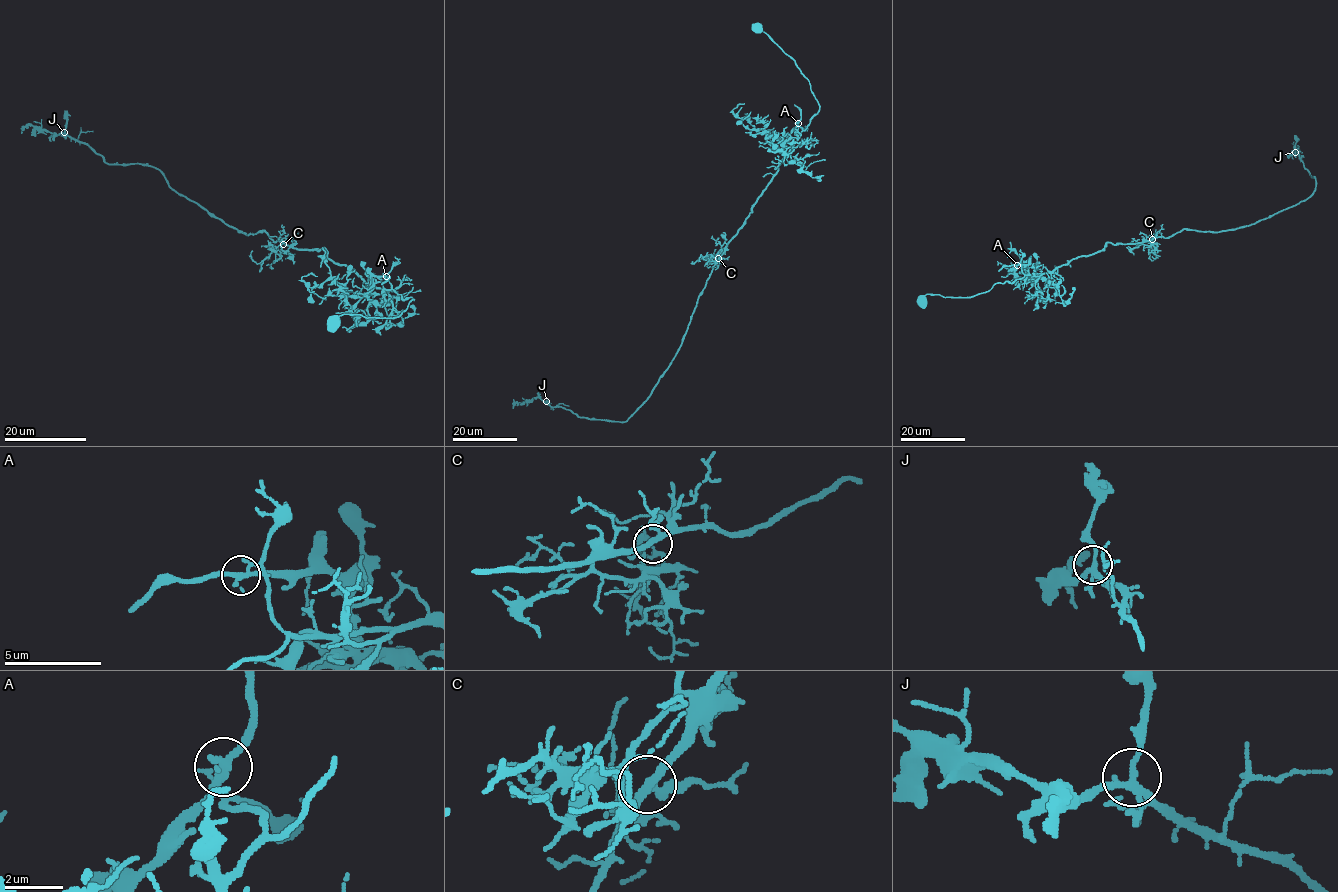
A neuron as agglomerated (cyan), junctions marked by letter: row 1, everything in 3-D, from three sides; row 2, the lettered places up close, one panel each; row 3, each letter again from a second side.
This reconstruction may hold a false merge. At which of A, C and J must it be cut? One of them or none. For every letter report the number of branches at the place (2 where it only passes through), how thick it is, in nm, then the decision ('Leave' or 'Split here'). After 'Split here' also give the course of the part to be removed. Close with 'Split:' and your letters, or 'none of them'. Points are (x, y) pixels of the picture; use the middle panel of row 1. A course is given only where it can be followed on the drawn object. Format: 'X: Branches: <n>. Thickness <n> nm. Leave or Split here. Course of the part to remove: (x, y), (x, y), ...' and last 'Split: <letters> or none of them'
A: Branches: 4. Thickness 240 nm. Split here. Course of the part to remove: (797, 122), (787, 141), (769, 138), (747, 129), (740, 122), (732, 110), (744, 103)
C: Branches: 4. Thickness 240 nm. Leave
J: Branches: 4. Thickness 240 nm. Leave
Split: A

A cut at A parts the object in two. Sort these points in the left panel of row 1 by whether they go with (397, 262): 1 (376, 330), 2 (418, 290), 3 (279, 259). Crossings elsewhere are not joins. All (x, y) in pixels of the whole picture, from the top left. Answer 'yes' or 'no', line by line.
1: yes
2: no
3: yes

